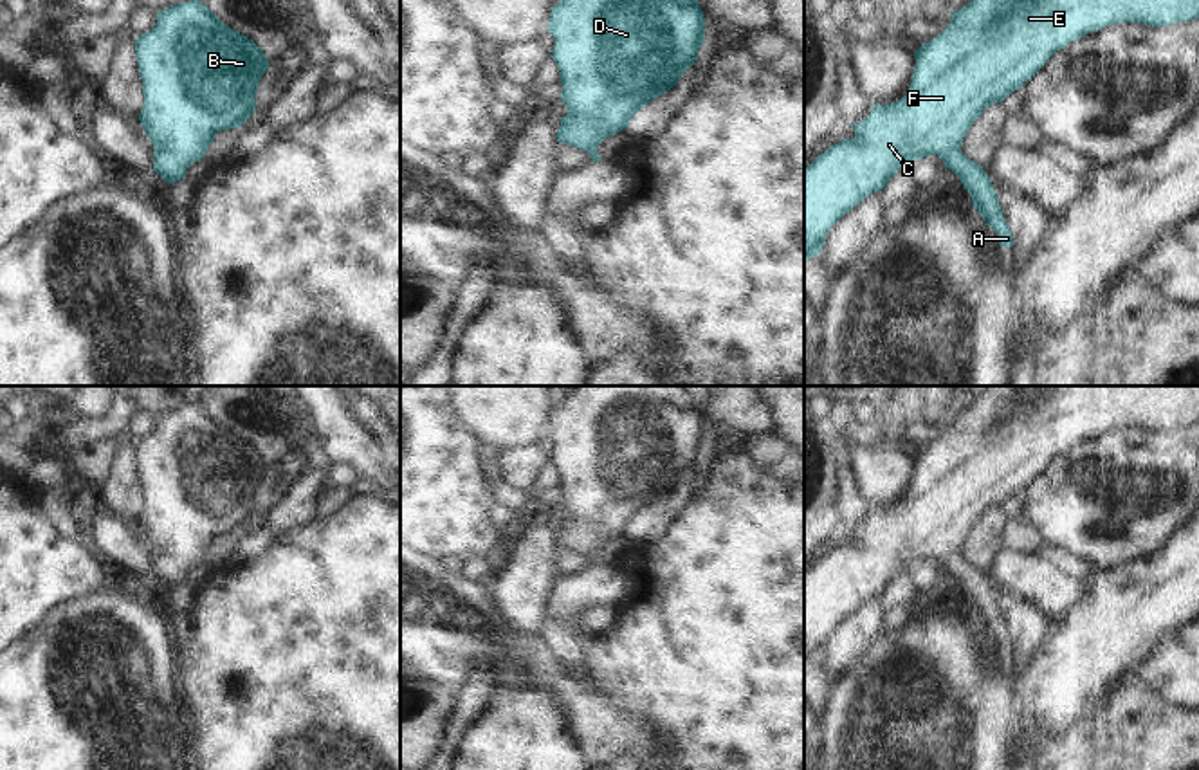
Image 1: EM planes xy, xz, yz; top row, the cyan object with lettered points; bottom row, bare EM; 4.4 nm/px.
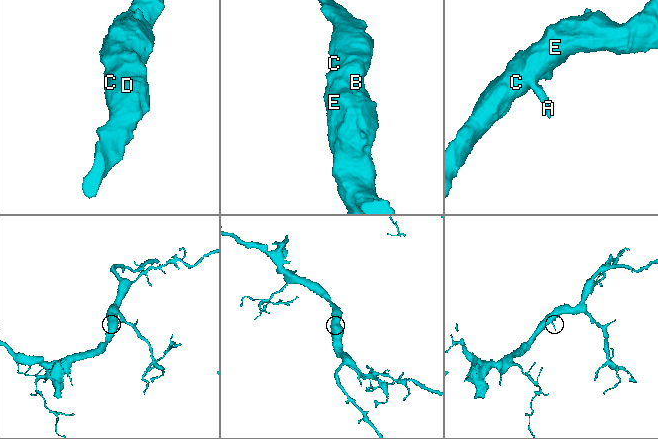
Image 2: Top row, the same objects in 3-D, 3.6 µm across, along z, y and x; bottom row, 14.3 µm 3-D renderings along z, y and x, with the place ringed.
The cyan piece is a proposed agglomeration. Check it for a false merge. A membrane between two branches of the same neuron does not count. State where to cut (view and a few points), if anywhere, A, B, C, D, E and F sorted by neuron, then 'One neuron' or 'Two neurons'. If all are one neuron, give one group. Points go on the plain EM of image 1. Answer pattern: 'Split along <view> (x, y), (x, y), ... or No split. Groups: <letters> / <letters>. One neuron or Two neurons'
No split. Groups: A B C D E F. One neuron.

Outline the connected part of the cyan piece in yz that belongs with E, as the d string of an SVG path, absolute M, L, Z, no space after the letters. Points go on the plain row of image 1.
M992 386L977 402L952 415L948 431L916 456L912 487L905 500L891 509L873 509L858 528L849 528L856 541L829 550L804 573L804 665L820 658L828 635L871 597L882 595L902 568L938 559L972 600L972 610L997 637L1001 651L1013 651L993 588L983 570L963 555L963 543L975 523L993 507L1031 483L1044 467L1071 445L1112 427L1170 429L1199 422L1199 386Z

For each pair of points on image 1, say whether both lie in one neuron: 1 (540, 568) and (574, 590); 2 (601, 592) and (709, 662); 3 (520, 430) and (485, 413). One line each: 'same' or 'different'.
1: different
2: different
3: same

